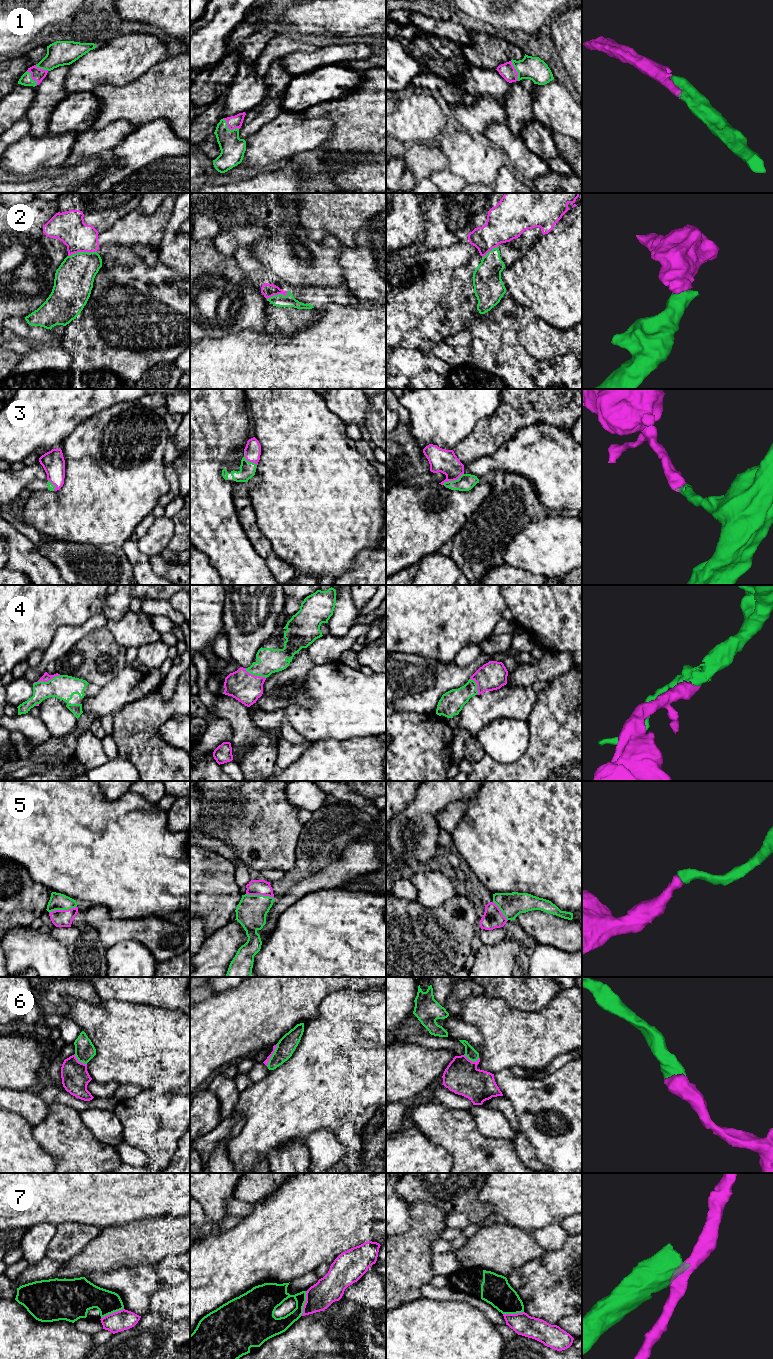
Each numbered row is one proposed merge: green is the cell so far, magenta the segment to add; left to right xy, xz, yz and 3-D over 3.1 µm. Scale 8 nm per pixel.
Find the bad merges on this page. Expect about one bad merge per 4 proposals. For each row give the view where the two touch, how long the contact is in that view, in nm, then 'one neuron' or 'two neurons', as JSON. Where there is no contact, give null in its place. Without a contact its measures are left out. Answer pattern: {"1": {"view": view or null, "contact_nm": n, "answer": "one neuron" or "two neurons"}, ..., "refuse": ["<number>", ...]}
{"1": {"view": "xz", "contact_nm": 160, "answer": "one neuron"}, "2": {"view": "xy", "contact_nm": 240, "answer": "two neurons"}, "3": {"view": "yz", "contact_nm": 200, "answer": "one neuron"}, "4": {"view": "xy", "contact_nm": 240, "answer": "one neuron"}, "5": {"view": "xy", "contact_nm": 240, "answer": "one neuron"}, "6": {"view": "xz", "contact_nm": 200, "answer": "one neuron"}, "7": {"view": "xz", "contact_nm": 200, "answer": "two neurons"}, "refuse": ["2", "7"]}

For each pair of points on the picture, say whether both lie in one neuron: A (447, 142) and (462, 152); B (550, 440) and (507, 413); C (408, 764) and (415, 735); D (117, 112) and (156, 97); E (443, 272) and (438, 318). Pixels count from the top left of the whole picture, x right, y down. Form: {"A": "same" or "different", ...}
{"A": "same", "B": "different", "C": "same", "D": "same", "E": "different"}

